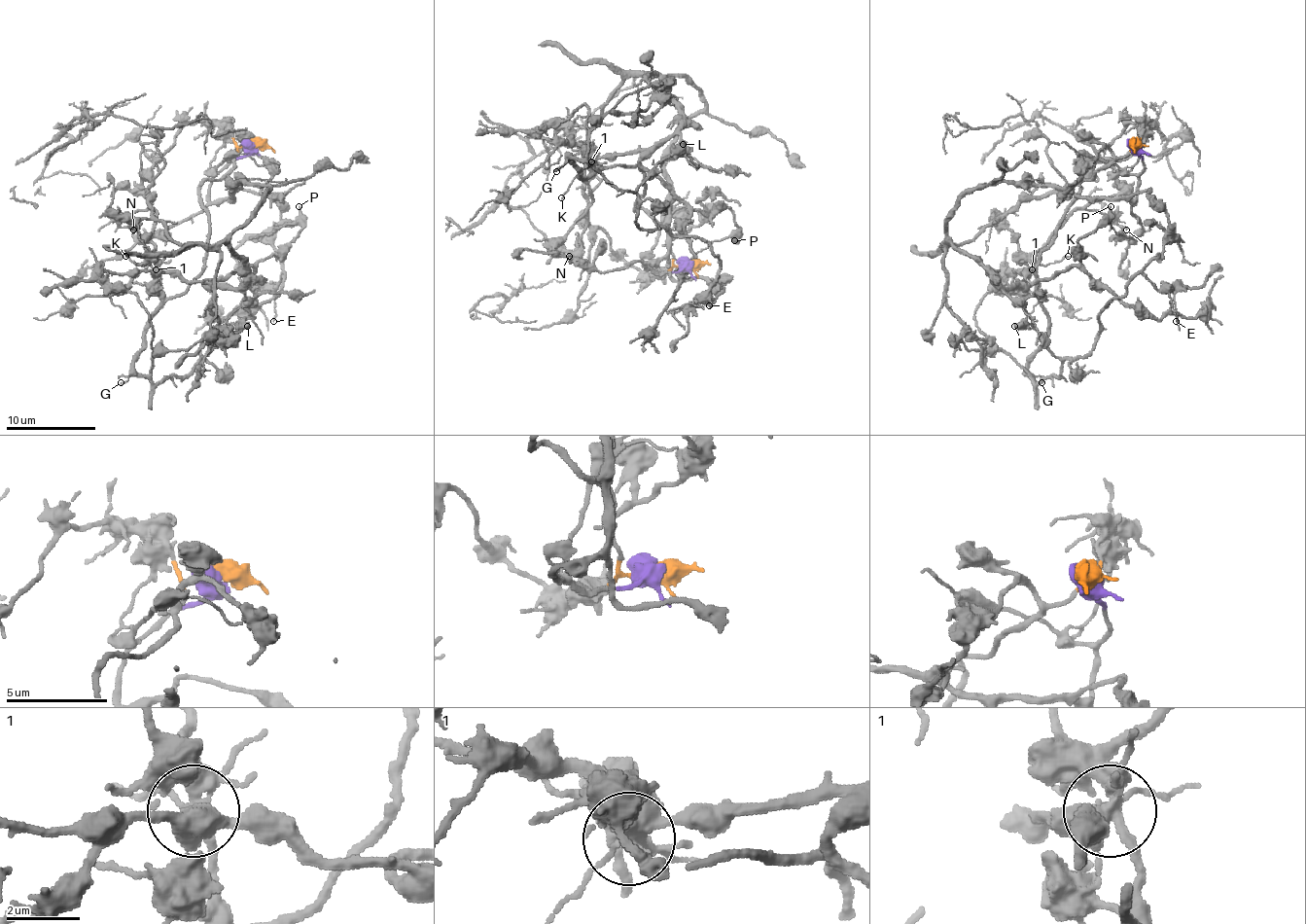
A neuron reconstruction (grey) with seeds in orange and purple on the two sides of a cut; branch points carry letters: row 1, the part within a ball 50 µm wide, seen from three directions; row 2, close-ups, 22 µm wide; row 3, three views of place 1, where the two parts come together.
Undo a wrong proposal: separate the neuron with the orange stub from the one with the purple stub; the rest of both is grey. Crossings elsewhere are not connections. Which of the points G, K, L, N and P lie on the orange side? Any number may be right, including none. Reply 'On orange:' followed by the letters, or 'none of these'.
On orange: G, L, N

